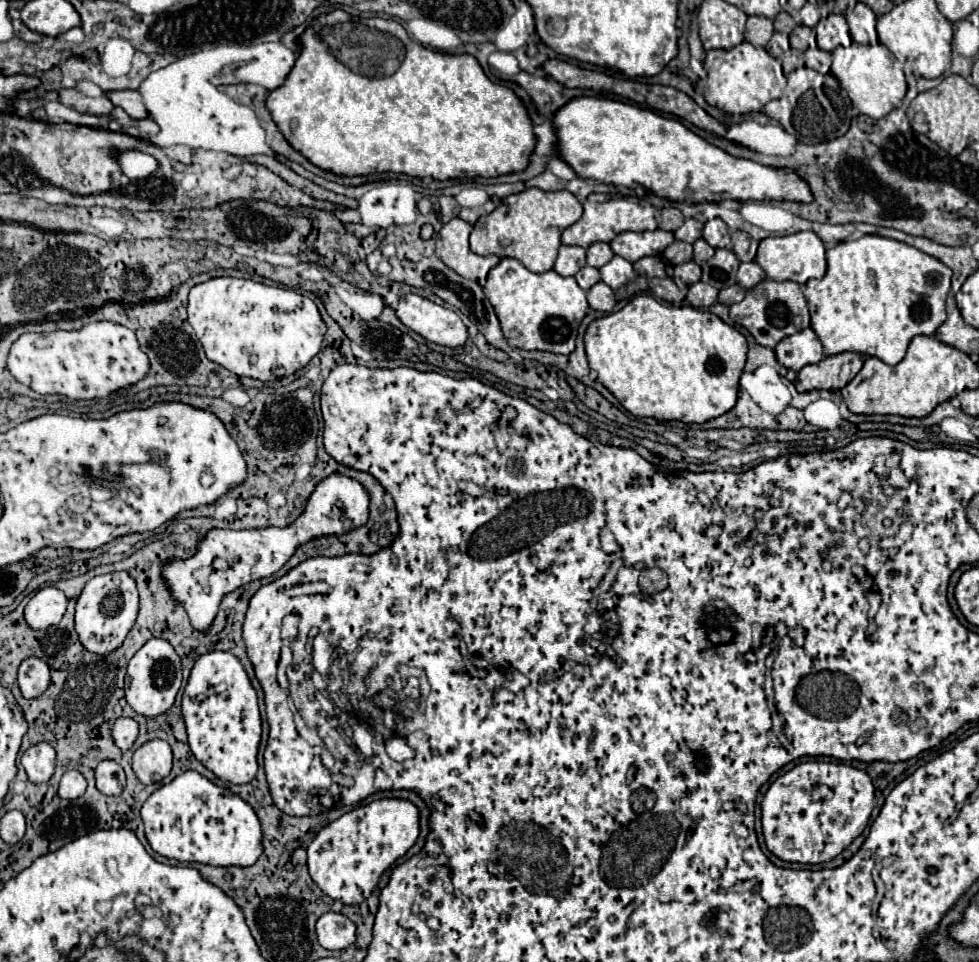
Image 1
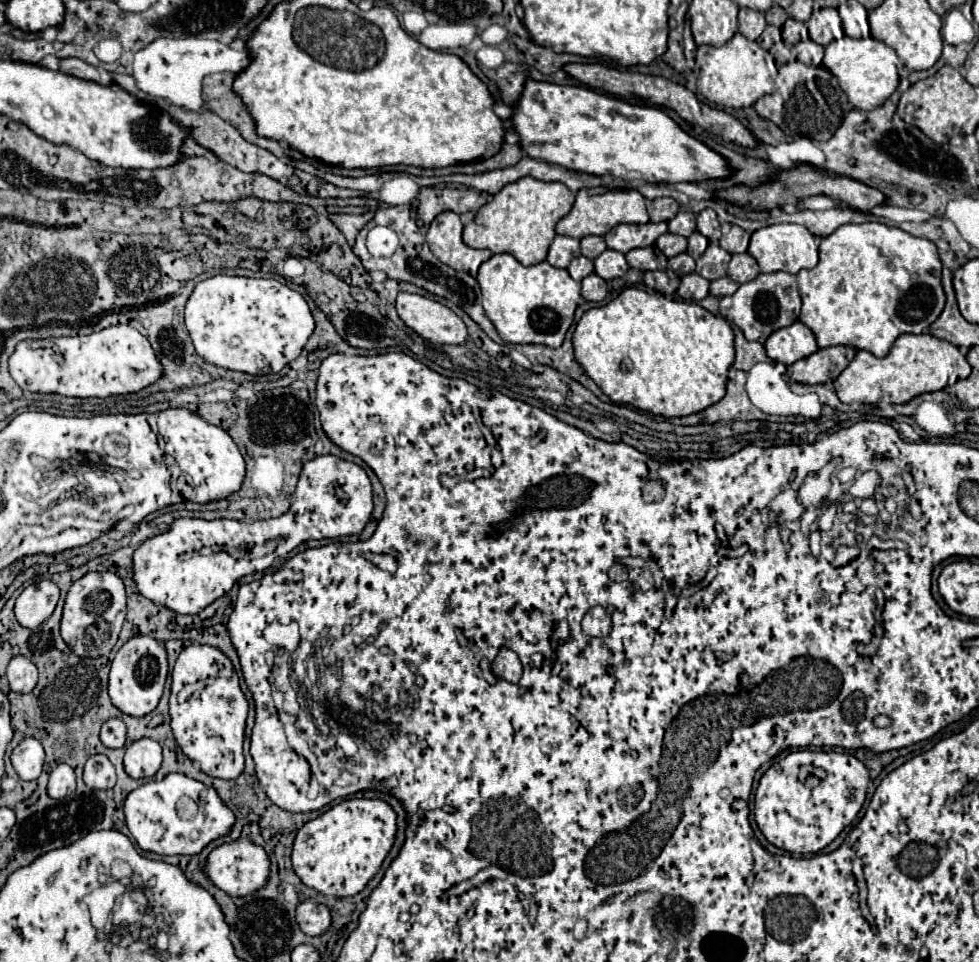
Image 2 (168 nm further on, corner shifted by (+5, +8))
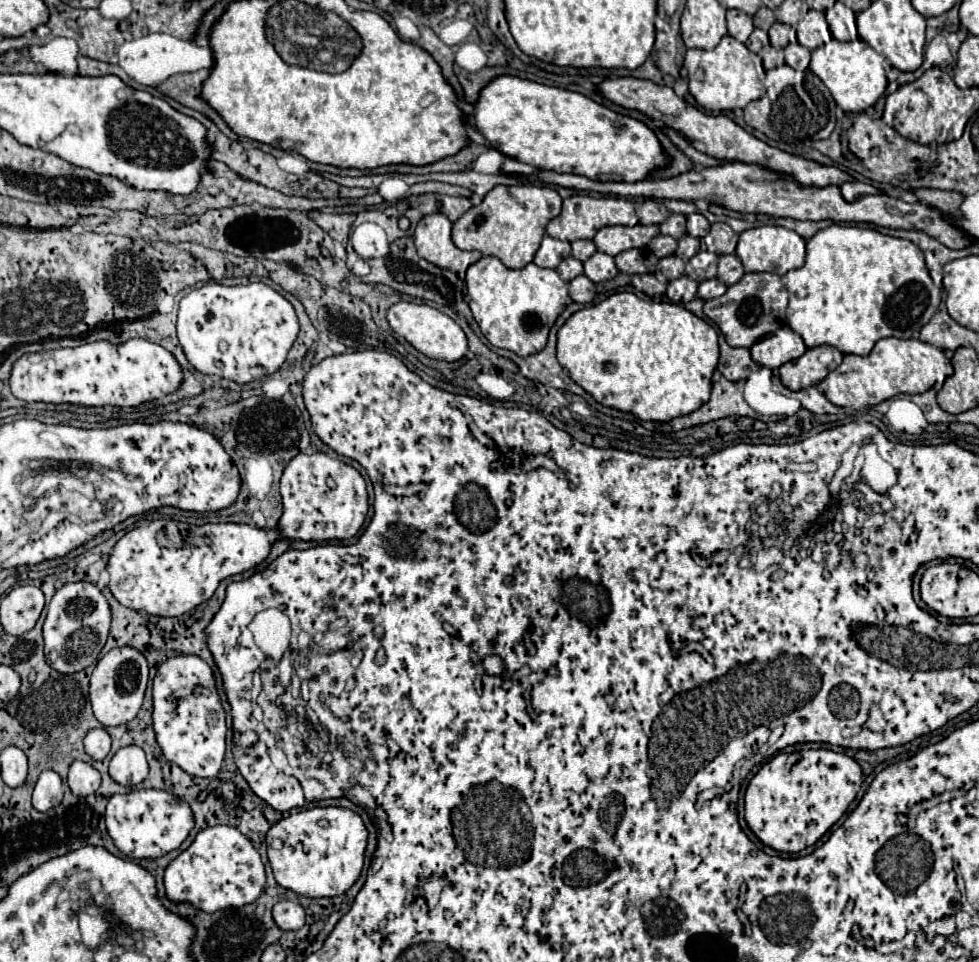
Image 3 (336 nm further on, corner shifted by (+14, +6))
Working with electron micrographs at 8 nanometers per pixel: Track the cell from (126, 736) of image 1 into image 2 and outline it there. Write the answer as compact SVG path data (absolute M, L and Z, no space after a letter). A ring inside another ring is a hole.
M113 717L113 719L105 721L103 727L101 727L101 741L103 741L103 745L107 745L111 749L123 747L125 745L125 735L127 735L127 727L125 727L123 719L119 719L119 717Z

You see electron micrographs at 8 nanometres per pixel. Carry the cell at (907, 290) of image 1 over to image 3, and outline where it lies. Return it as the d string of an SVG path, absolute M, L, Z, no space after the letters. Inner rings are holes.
M830 225L806 243L806 263L782 275L790 293L786 325L804 339L806 347L832 345L842 353L868 355L884 337L918 339L920 329L932 319L940 305L940 289L932 283L922 251L906 239L882 235L876 229L854 225Z

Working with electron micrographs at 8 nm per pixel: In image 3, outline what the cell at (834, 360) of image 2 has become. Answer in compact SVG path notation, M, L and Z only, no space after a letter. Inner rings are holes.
M820 345L808 349L802 357L788 361L780 367L780 381L790 391L800 391L810 385L820 383L830 371L842 363L844 355L830 345Z

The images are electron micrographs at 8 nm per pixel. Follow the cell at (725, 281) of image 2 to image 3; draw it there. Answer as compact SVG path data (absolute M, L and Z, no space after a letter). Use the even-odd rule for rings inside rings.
M708 279L708 281L702 281L702 283L698 285L698 297L704 299L704 301L708 301L708 299L714 299L714 297L724 295L726 289L728 289L728 287L726 287L722 281L718 281L718 279Z

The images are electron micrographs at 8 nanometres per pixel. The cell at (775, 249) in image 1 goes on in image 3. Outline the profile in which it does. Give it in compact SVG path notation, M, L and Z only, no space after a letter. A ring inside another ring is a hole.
M764 225L740 233L736 257L742 261L746 271L770 271L776 275L784 275L790 269L800 269L804 265L804 247L806 243L796 231L778 225Z

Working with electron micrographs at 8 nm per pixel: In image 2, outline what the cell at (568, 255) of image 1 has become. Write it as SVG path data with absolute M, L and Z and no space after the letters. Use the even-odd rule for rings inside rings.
M557 235L549 247L547 263L553 267L567 267L575 257L579 257L579 239Z

